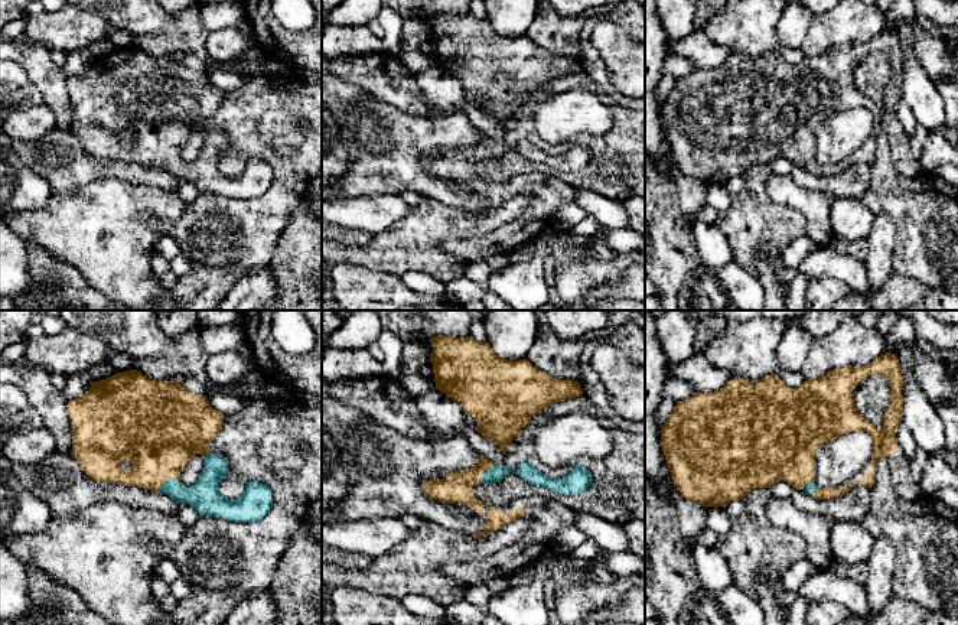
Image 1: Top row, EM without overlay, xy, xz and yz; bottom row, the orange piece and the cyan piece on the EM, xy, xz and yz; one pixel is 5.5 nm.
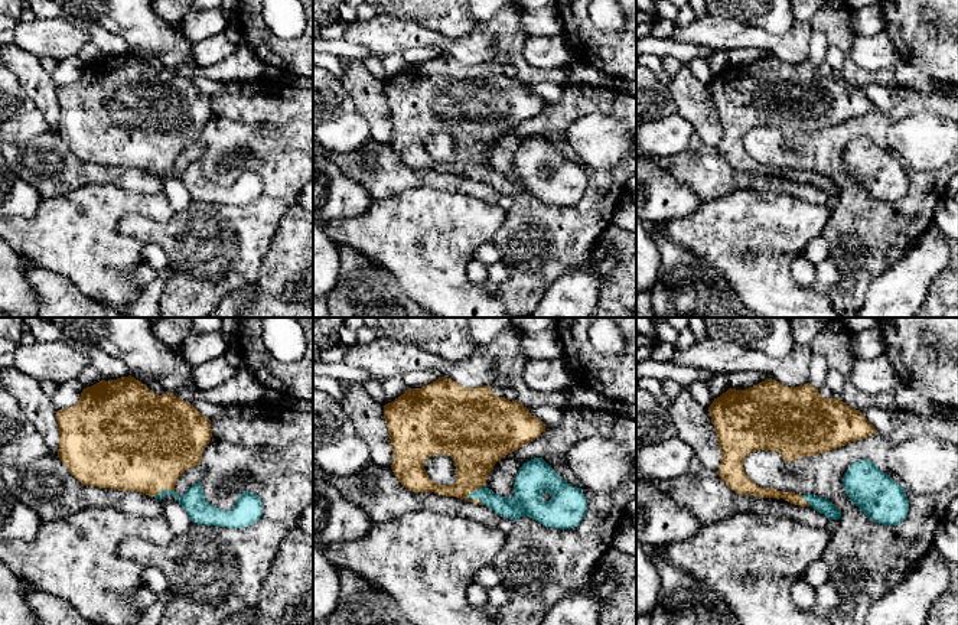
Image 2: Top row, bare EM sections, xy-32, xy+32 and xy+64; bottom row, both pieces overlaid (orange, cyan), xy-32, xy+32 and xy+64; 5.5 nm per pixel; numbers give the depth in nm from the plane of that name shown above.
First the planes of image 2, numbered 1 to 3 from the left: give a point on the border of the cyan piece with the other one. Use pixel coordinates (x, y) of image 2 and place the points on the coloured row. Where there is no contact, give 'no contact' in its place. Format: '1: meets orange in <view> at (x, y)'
1: meets orange in xy-32 at (163, 488)
2: meets orange in xy+32 at (475, 490)
3: meets orange in xy+64 at (805, 501)

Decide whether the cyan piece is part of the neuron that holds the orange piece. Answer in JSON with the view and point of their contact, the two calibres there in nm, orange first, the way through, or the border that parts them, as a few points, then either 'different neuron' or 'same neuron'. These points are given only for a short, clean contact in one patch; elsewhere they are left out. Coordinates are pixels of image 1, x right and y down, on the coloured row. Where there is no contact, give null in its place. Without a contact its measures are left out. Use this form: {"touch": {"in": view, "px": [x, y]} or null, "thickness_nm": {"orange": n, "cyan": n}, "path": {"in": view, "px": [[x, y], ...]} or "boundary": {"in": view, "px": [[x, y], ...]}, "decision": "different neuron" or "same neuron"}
{"touch": {"in": "xy", "px": [166, 479]}, "thickness_nm": {"orange": 420, "cyan": 170}, "path": {"in": "xy", "px": [[159, 436], [159, 471], [166, 479], [182, 494], [205, 497]]}, "decision": "same neuron"}

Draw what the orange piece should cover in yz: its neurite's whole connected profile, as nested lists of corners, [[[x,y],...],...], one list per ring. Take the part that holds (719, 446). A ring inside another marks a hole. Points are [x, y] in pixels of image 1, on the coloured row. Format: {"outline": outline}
{"outline": [[[890,352],[864,367],[835,368],[818,380],[805,381],[798,388],[788,387],[776,374],[756,383],[734,377],[720,391],[697,393],[677,401],[661,427],[662,452],[681,497],[706,508],[726,508],[731,501],[743,499],[752,489],[770,488],[779,481],[814,498],[832,499],[856,486],[870,488],[876,479],[880,456],[889,459],[897,497],[913,501],[922,491],[912,476],[910,460],[900,450],[896,437],[896,429],[903,417],[902,388],[900,364]],[[870,375],[884,375],[890,384],[890,400],[882,429],[864,419],[854,406],[854,387]],[[860,430],[873,437],[871,460],[840,486],[818,486],[815,484],[817,452],[832,439]]]}

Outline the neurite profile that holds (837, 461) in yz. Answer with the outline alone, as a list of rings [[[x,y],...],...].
[[[850,432],[825,443],[815,456],[815,484],[840,486],[873,458],[873,437],[867,432]]]

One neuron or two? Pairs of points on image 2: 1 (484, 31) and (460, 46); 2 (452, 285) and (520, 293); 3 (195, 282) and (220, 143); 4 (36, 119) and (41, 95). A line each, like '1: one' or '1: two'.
1: one
2: two
3: one
4: two

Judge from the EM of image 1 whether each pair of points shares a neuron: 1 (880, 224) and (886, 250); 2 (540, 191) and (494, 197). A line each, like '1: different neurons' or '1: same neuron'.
1: same neuron
2: same neuron

